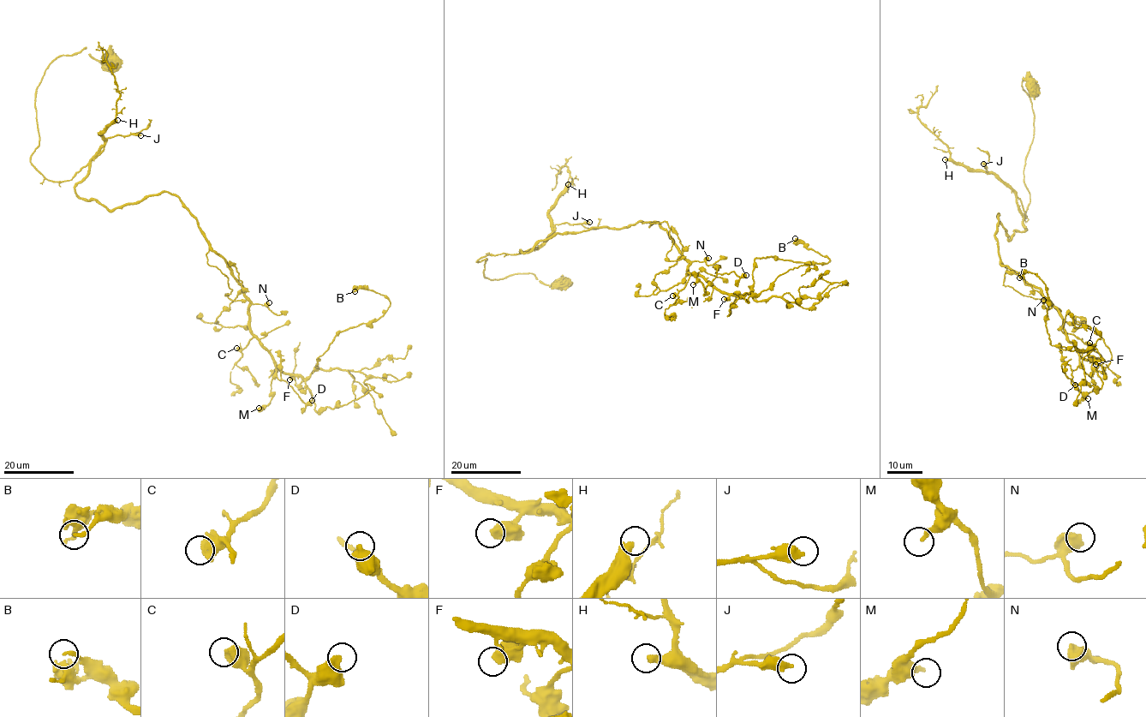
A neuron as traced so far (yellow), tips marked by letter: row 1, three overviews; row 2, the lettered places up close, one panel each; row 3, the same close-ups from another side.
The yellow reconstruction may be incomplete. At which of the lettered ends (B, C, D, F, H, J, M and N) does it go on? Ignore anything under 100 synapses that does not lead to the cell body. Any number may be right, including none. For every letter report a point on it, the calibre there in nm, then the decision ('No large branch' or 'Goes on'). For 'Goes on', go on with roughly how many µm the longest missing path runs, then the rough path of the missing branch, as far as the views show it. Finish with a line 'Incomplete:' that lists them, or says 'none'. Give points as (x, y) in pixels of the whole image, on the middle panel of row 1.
B: Place: (795, 238). Thickness 170 nm. No large branch
C: Place: (672, 295). Thickness 650 nm. No large branch
D: Place: (746, 275). Thickness 550 nm. No large branch
F: Place: (724, 299). Thickness 600 nm. No large branch
H: Place: (568, 184). Thickness 400 nm. Goes on. Missing length about 130 µm
J: Place: (589, 222). Thickness 480 nm. No large branch
M: Place: (693, 284). Thickness 220 nm. No large branch
N: Place: (708, 258). Thickness 700 nm. No large branch
Incomplete: H

